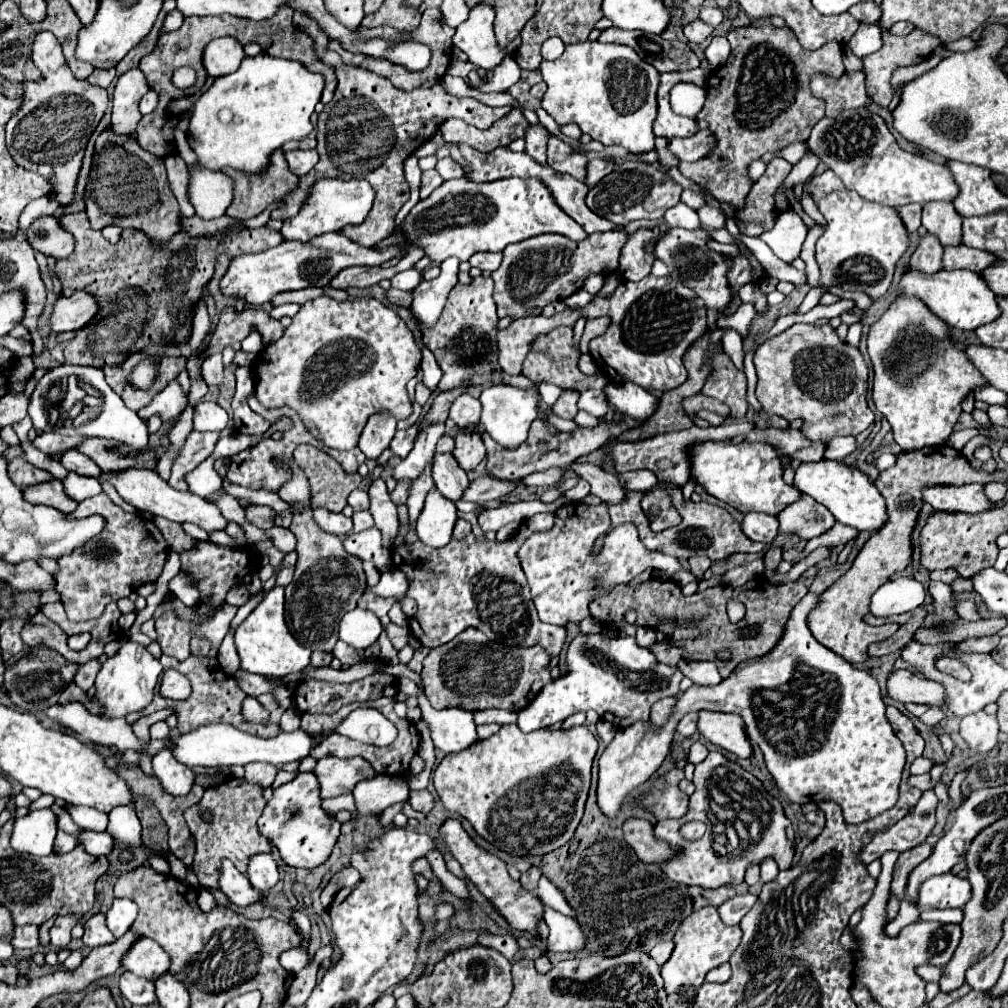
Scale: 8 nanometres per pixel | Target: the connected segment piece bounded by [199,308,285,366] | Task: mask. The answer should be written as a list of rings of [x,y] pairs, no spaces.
[[[223,308],[219,314],[217,328],[211,332],[207,346],[201,350],[199,358],[205,362],[211,354],[221,354],[227,346],[235,350],[235,364],[237,366],[251,366],[251,354],[241,350],[241,340],[251,332],[261,332],[265,344],[281,338],[283,326],[279,320],[273,320],[265,310],[261,308],[245,308],[237,312],[235,308]]]

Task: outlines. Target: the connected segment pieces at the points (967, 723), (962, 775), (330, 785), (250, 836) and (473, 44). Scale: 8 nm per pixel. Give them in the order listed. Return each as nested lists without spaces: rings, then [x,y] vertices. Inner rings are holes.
[[[985,712],[965,716],[961,720],[959,734],[973,752],[985,754],[997,744],[997,734],[999,734],[997,718],[993,714],[985,714]]]
[[[961,771],[957,773],[949,787],[950,798],[955,802],[955,807],[959,806],[961,802],[965,799],[965,796],[962,794],[960,786],[963,780],[966,778],[968,771]]]
[[[323,758],[317,762],[313,774],[321,784],[321,798],[335,798],[351,794],[361,780],[377,776],[373,766],[365,758]]]
[[[227,776],[217,786],[207,788],[203,798],[185,810],[185,822],[197,842],[197,850],[193,856],[193,872],[197,874],[201,886],[217,888],[217,870],[221,858],[229,858],[235,868],[245,874],[249,854],[271,852],[271,844],[257,830],[257,818],[261,816],[265,802],[267,800],[263,798],[261,786],[253,786],[243,778]],[[205,812],[211,814],[211,820],[203,818]]]
[[[477,4],[469,10],[469,18],[457,26],[453,36],[453,46],[463,50],[469,62],[485,70],[493,70],[505,56],[505,52],[497,50],[493,20],[495,20],[493,6]]]

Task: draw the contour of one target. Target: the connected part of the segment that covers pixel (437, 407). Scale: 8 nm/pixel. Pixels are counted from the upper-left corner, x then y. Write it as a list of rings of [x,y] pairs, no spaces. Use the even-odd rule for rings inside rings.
[[[457,388],[457,390],[451,390],[451,392],[437,394],[429,412],[421,418],[419,424],[441,424],[441,422],[445,422],[453,398],[457,398],[457,394],[461,394],[461,392],[465,392],[465,388]]]

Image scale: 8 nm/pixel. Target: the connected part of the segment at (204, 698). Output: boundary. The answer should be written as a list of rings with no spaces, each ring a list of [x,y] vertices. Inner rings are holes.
[[[161,656],[159,660],[163,664],[165,670],[173,668],[177,672],[181,672],[183,676],[189,678],[191,682],[191,694],[187,700],[169,700],[169,698],[163,698],[163,696],[155,696],[155,700],[141,712],[135,712],[135,714],[129,714],[127,716],[127,722],[133,724],[139,716],[145,716],[145,714],[151,714],[155,710],[161,710],[165,706],[173,708],[175,714],[179,716],[179,722],[177,722],[177,728],[179,724],[213,724],[213,722],[227,722],[227,724],[245,724],[245,720],[241,718],[241,698],[245,698],[245,692],[237,686],[235,678],[225,674],[217,660],[215,658],[197,658],[197,656],[189,656],[187,660],[179,662],[175,658],[169,658],[169,656]]]

